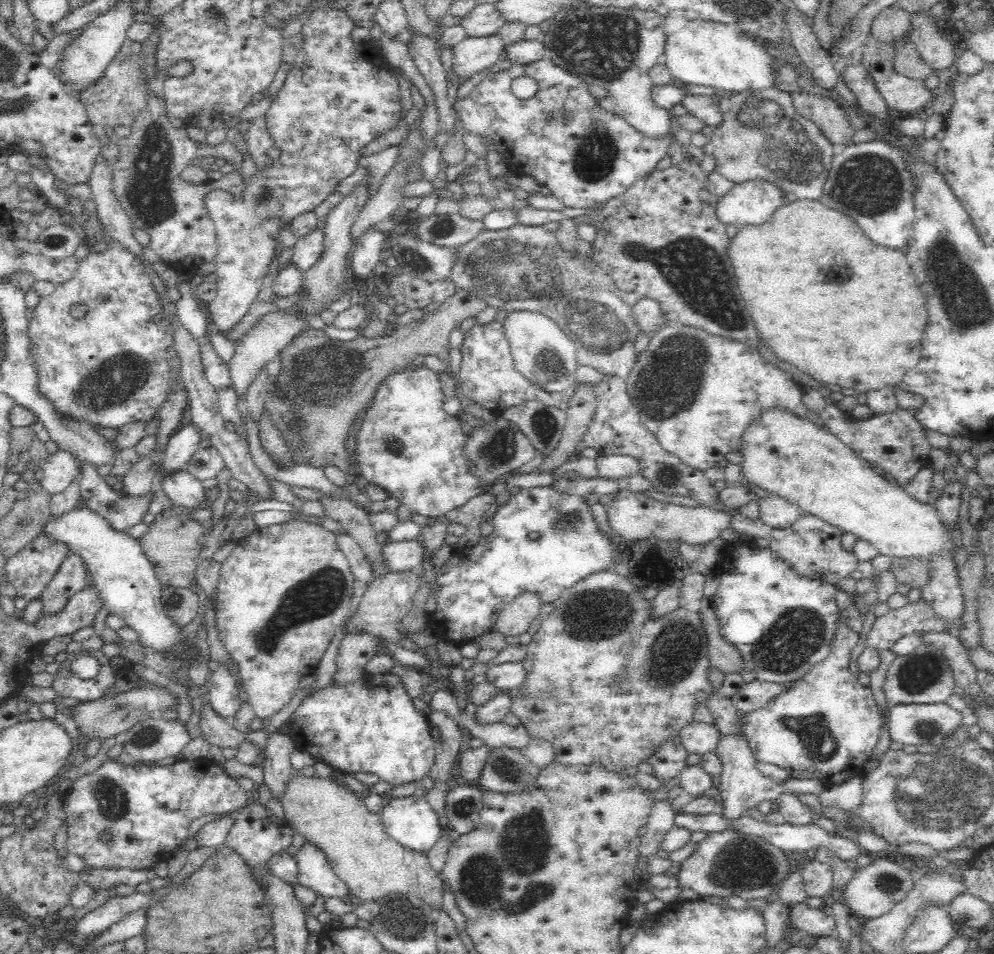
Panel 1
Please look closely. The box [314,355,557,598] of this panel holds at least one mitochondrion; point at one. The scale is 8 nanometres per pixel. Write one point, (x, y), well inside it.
(500, 446)

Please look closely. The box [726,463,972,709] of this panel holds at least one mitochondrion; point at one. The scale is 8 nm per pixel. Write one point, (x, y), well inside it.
(798, 637)

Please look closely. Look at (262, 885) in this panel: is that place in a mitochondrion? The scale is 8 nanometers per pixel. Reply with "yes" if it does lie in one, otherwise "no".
no

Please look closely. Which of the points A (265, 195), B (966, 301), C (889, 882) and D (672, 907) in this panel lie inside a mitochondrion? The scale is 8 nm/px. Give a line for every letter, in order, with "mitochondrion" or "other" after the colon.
A: mitochondrion
B: mitochondrion
C: mitochondrion
D: other

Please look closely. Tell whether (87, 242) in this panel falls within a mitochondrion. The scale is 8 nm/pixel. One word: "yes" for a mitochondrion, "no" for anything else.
no

